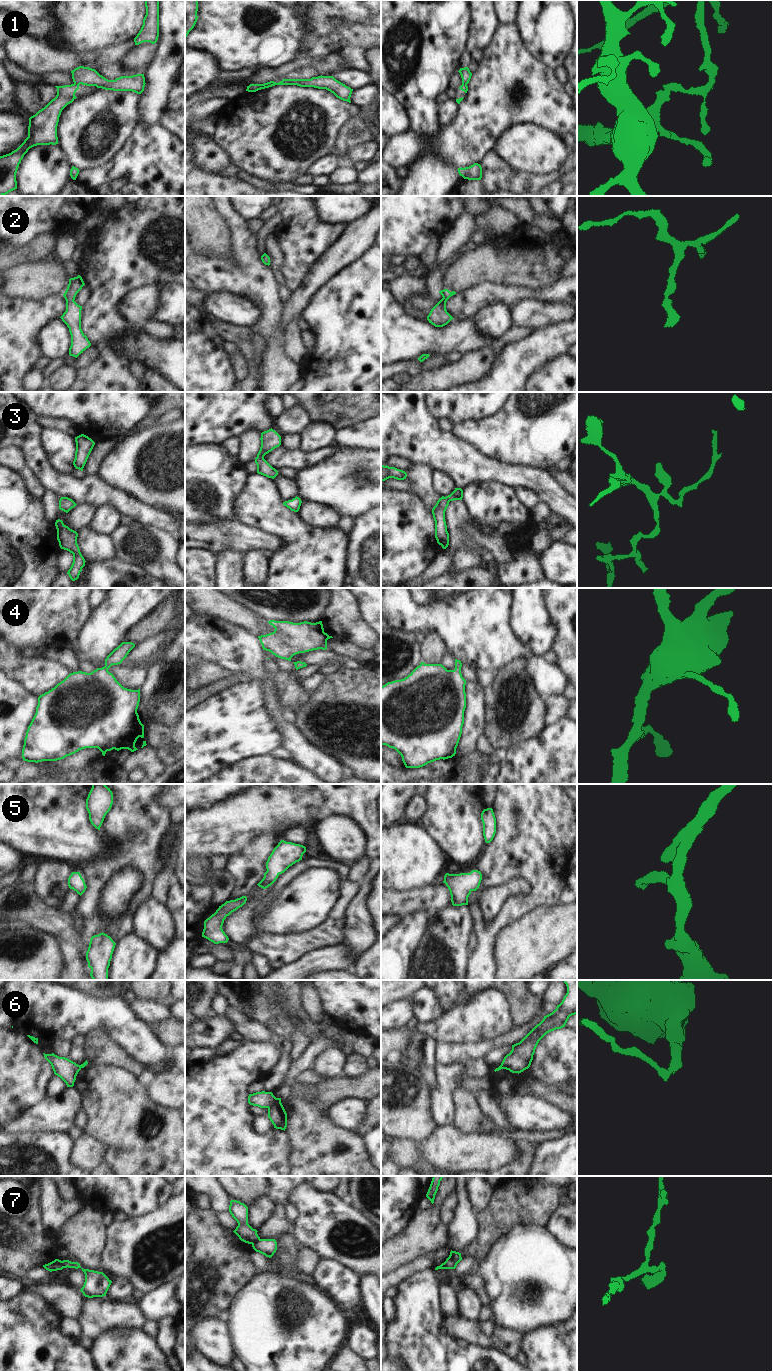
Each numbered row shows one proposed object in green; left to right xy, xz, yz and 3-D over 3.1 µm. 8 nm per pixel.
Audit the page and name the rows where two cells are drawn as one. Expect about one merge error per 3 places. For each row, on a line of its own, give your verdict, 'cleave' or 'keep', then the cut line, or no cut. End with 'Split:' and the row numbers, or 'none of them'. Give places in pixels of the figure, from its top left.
1: cleave; cut xz (274, 82), (265, 87)
2: keep; cut none
3: keep; cut none
4: keep; cut none
5: keep; cut none
6: cleave; cut xz (277, 1098), (268, 1108)
7: cleave; cut xz (259, 1238), (252, 1244)
Split: 1, 6, 7

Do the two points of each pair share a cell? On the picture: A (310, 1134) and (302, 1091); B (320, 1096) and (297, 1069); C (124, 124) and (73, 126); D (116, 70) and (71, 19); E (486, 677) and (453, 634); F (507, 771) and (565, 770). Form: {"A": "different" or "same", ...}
{"A": "different", "B": "different", "C": "same", "D": "different", "E": "different", "F": "same"}

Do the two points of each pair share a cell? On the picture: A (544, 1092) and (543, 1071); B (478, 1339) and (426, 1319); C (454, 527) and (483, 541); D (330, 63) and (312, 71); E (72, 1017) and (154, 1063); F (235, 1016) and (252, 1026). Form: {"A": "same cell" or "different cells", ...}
{"A": "different cells", "B": "different cells", "C": "same cell", "D": "same cell", "E": "same cell", "F": "same cell"}

